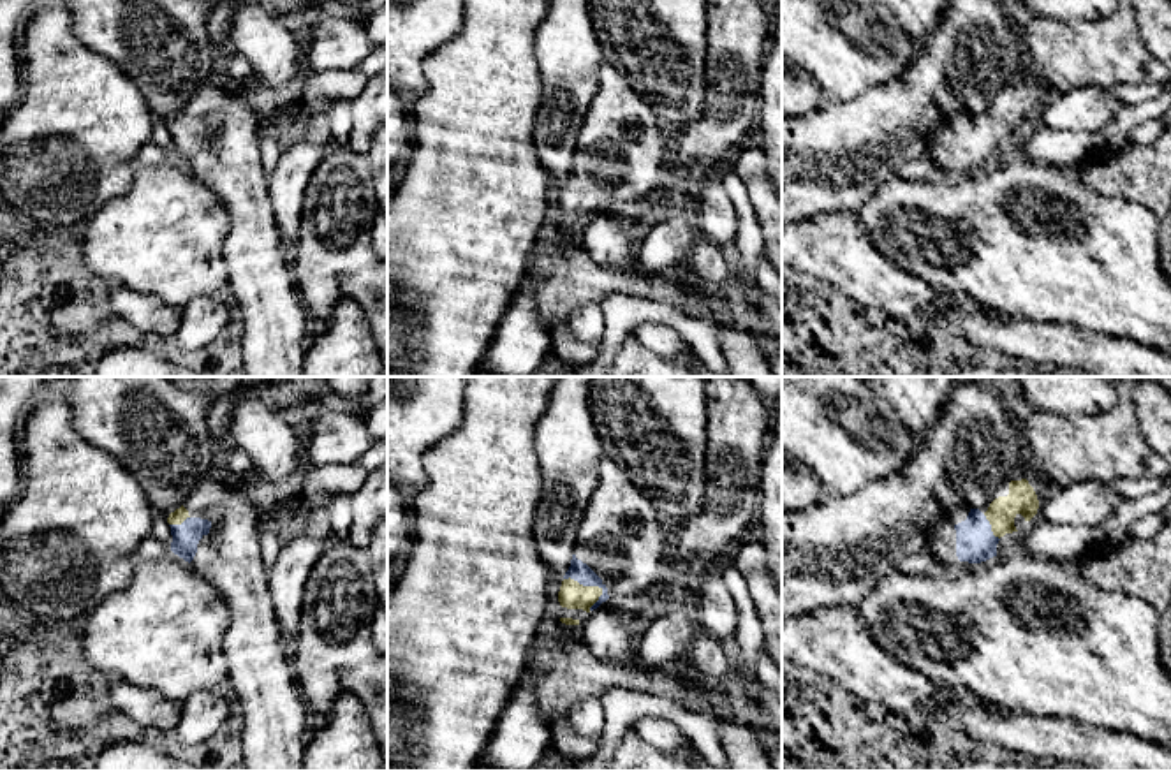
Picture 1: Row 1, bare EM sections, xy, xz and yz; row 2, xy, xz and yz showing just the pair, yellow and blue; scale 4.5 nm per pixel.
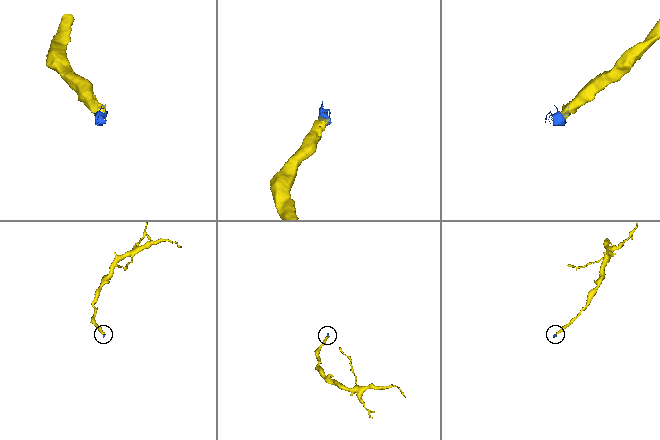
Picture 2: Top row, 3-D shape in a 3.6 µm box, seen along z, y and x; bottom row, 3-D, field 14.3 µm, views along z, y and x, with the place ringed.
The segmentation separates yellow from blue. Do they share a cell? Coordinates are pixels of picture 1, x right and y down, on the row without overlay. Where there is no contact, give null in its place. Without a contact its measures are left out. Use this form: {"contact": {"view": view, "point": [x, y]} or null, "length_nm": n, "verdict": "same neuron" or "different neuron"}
{"contact": {"view": "xz", "point": [585, 192]}, "length_nm": 200, "verdict": "same neuron"}

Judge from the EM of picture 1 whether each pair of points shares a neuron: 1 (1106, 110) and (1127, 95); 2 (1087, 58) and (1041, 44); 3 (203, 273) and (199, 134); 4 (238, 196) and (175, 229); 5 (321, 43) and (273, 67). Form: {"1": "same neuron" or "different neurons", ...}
{"1": "different neurons", "2": "same neuron", "3": "different neurons", "4": "different neurons", "5": "different neurons"}

